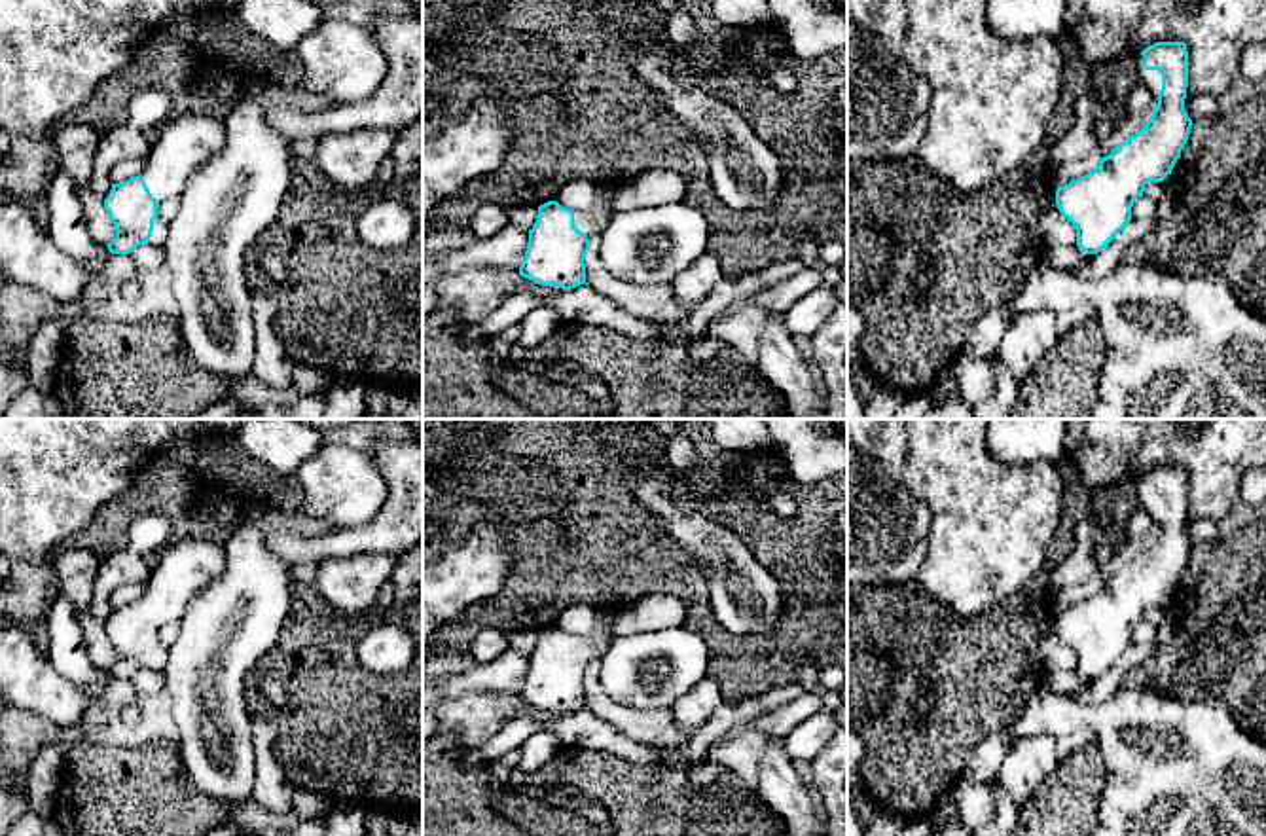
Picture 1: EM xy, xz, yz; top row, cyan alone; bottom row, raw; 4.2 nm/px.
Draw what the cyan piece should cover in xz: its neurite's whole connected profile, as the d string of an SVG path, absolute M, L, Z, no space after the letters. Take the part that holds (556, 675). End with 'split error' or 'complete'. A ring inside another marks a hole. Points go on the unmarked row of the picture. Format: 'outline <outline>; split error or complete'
outline M601 609L591 635L570 635L557 626L540 629L536 646L529 654L519 700L542 711L563 715L584 709L589 663L601 660L616 637L614 622L616 609Z; split error

